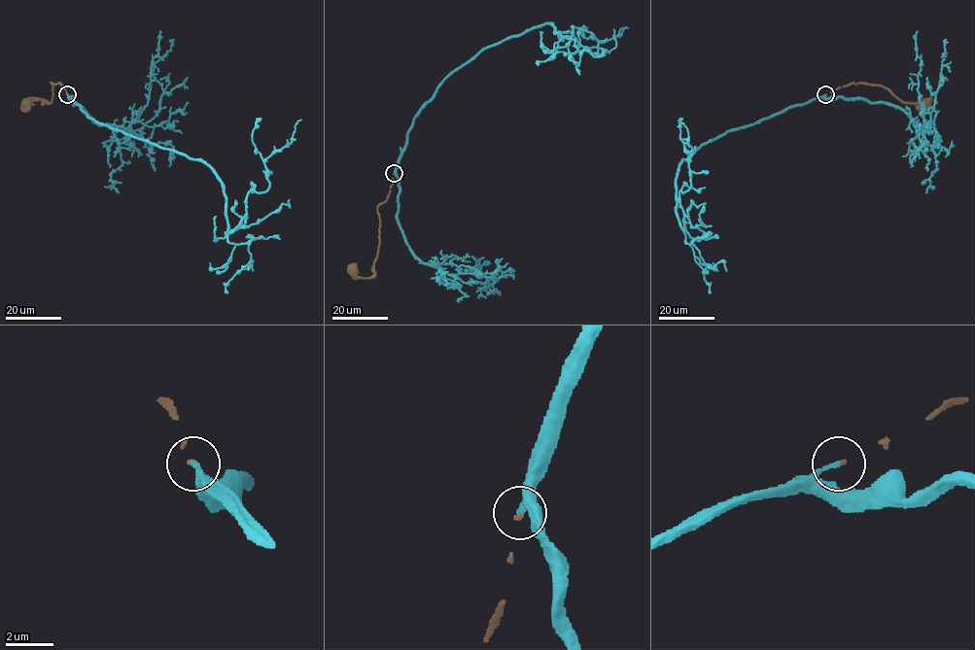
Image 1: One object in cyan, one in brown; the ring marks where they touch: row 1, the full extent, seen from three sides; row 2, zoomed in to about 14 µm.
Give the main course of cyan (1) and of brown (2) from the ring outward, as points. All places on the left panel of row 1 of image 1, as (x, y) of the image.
1: (67, 94), (103, 124), (204, 162), (228, 232), (248, 192), (268, 188), (264, 160), (300, 119)
2: (67, 94), (59, 83), (51, 83), (51, 102), (32, 98), (27, 107)

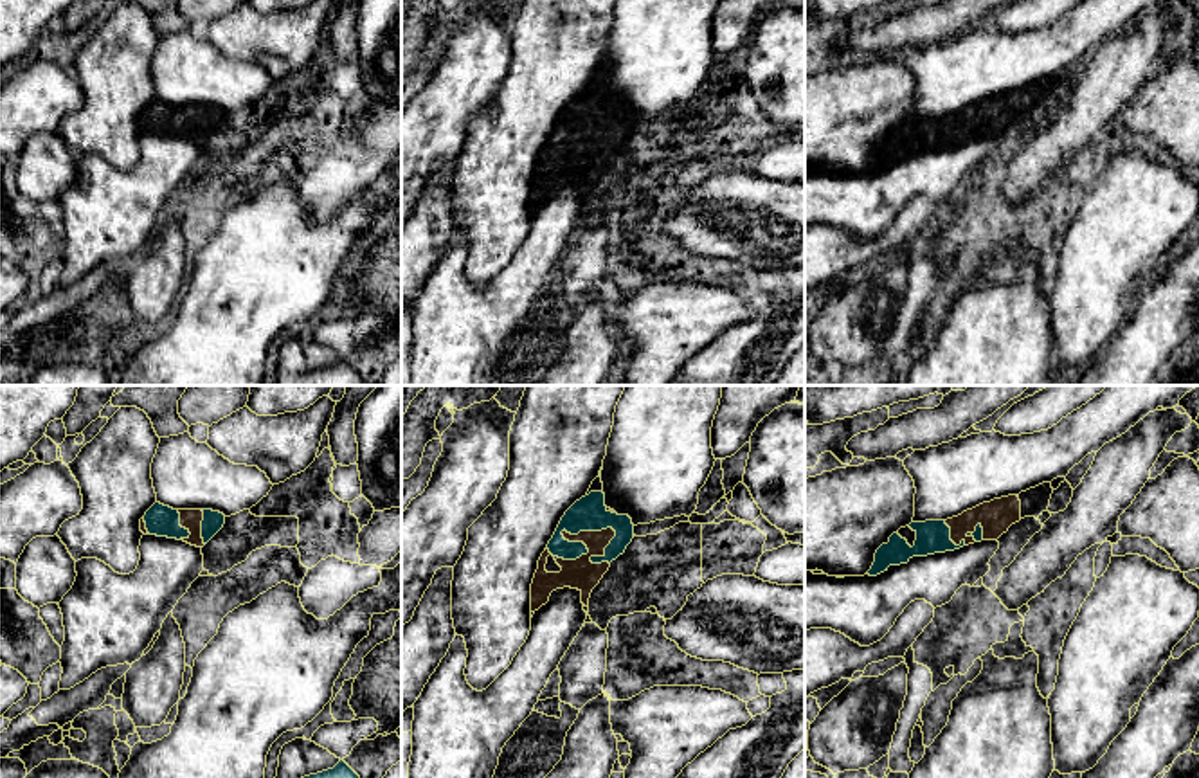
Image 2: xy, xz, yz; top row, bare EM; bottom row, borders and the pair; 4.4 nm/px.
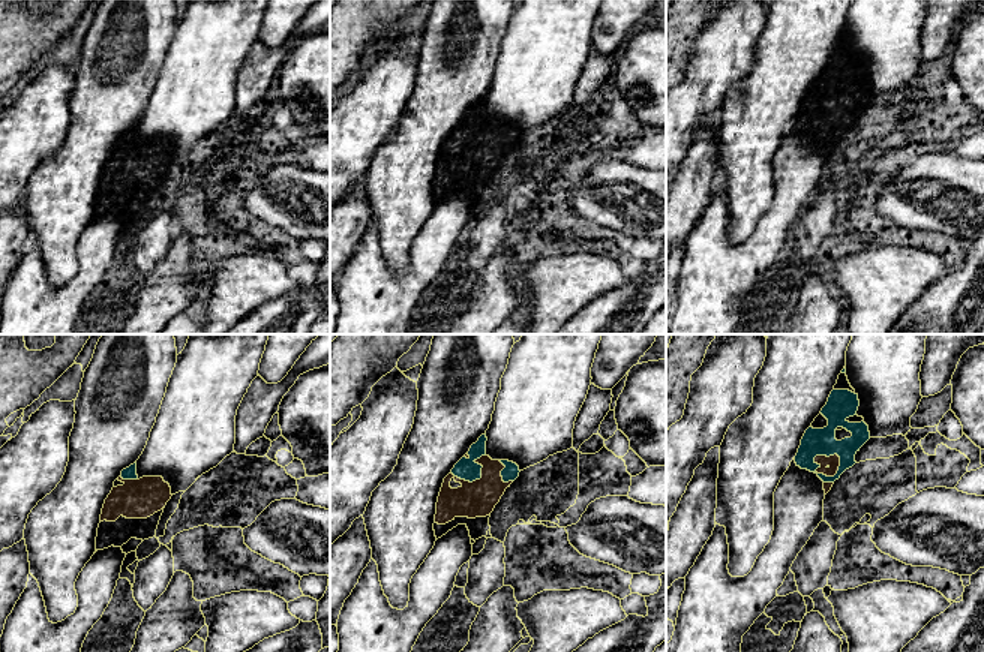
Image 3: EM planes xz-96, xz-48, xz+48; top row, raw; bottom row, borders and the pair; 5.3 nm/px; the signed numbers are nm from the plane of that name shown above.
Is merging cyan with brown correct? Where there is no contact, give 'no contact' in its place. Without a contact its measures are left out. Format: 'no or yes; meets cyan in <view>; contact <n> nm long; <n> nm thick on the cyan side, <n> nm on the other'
yes; meets cyan in xz; contact 300 nm long; 160 nm thick on the cyan side, 140 nm on the other

